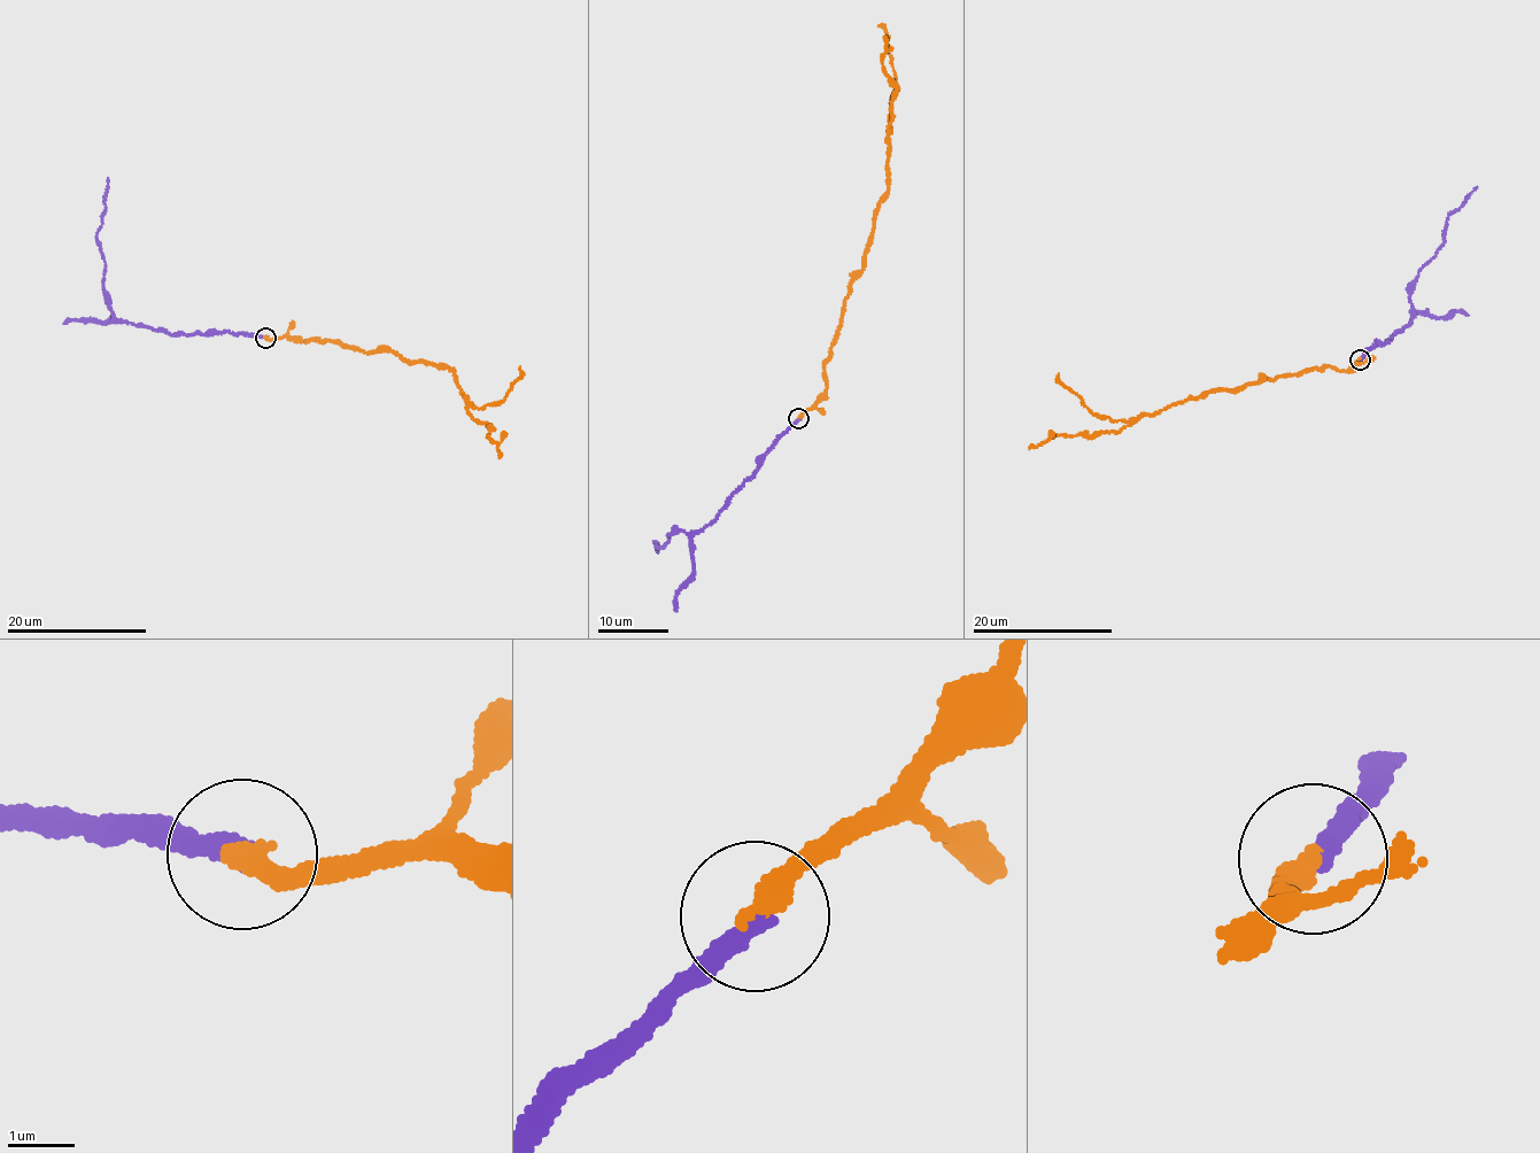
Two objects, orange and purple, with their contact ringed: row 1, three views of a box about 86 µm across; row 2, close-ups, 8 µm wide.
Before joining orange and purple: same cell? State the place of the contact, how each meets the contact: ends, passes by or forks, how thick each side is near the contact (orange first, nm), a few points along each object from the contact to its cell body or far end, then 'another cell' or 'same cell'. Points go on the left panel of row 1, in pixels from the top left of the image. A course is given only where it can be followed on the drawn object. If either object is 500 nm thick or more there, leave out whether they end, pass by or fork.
place (265, 338); orange ends; purple ends; calibres 360 and 320 nm; course orange (265, 338), (392, 353), (447, 369), (480, 409), (504, 400), (521, 374), (520, 365); course purple (265, 338), (214, 330), (172, 334), (116, 317), (109, 304), (103, 278), (106, 263), (97, 232), (107, 177); same cell

